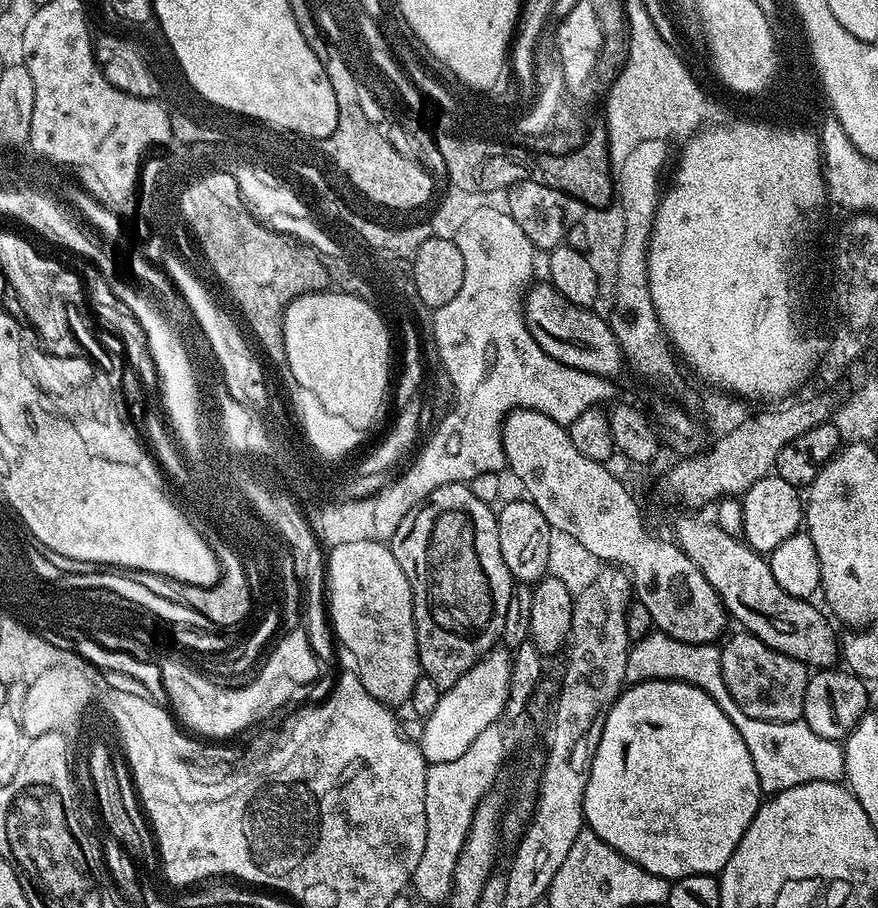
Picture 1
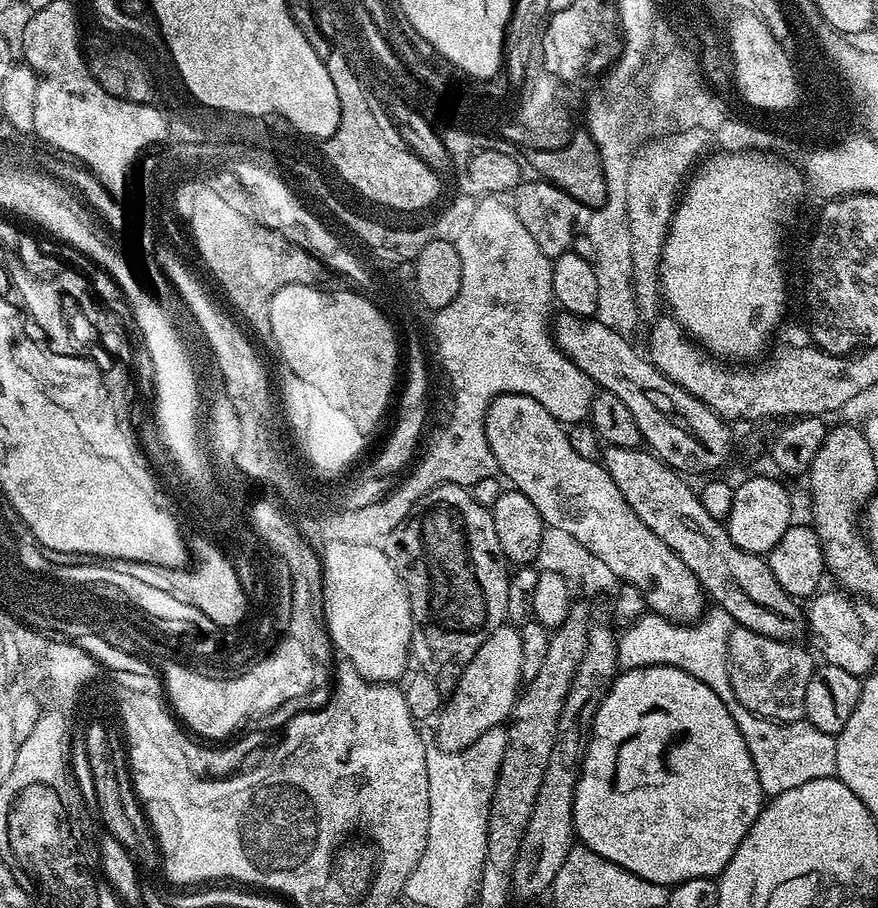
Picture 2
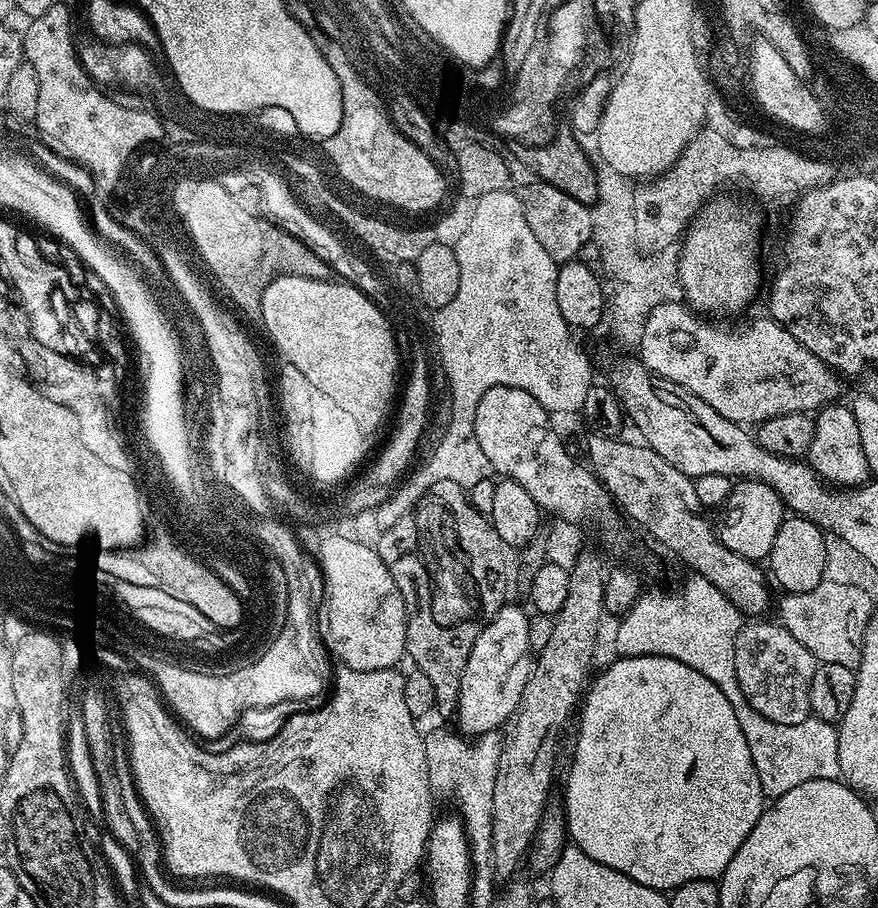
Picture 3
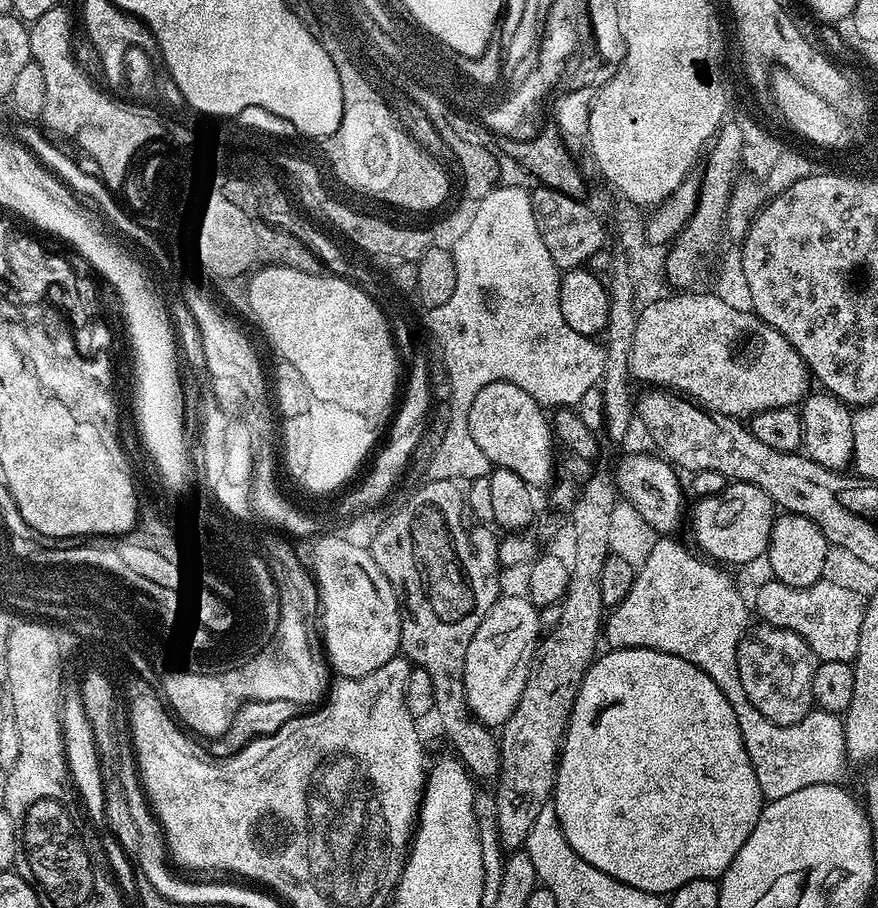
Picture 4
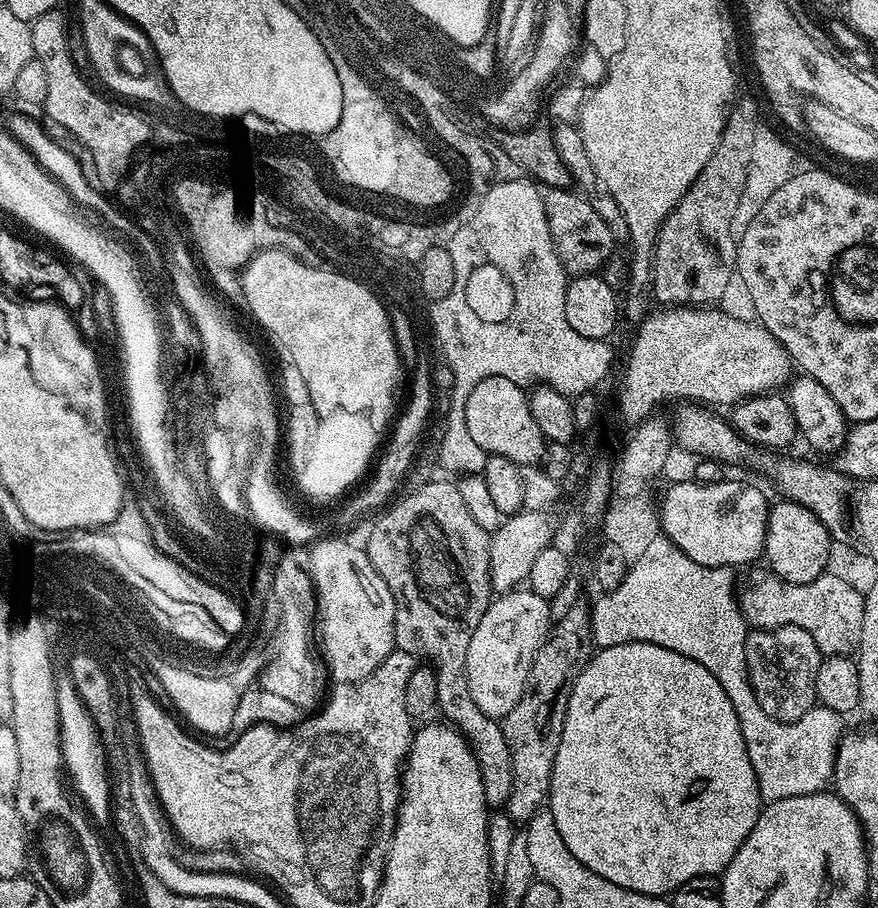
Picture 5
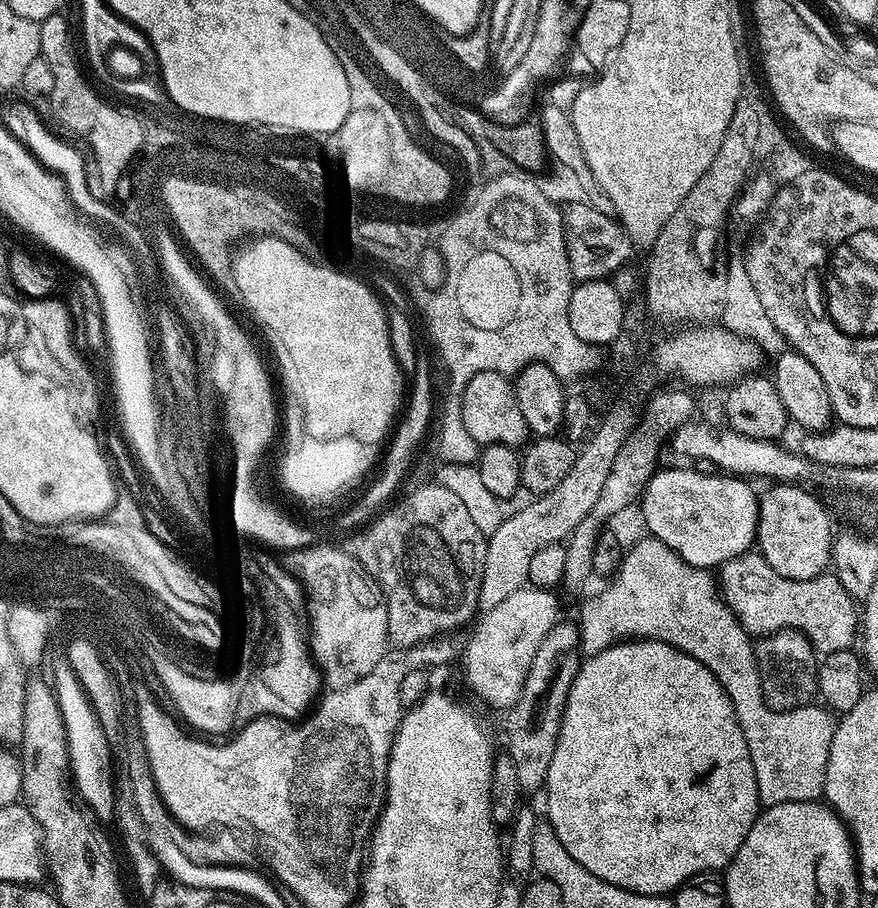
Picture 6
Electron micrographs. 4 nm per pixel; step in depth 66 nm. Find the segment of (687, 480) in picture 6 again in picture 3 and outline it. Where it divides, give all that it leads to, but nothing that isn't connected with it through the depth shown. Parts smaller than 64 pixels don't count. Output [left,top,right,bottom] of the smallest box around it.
[714,478,786,562]

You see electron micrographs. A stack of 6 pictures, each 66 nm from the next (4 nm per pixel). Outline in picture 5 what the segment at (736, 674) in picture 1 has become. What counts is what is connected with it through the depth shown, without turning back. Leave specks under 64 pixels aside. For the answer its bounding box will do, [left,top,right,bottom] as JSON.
[746,626,823,722]

